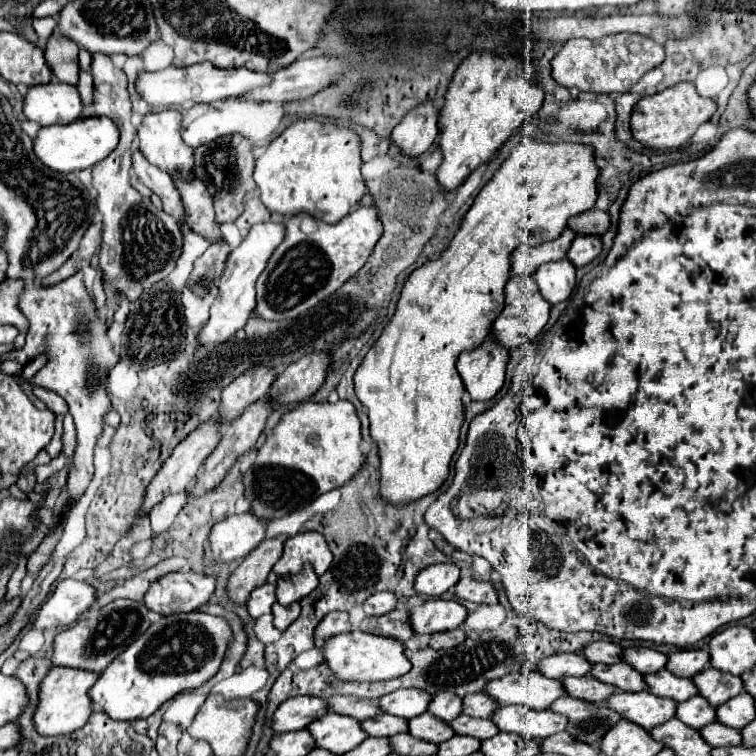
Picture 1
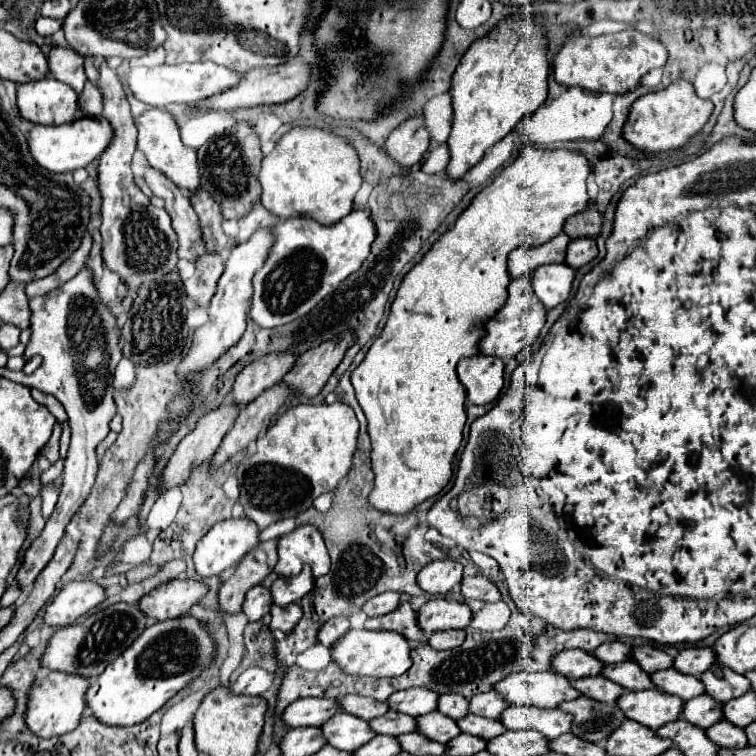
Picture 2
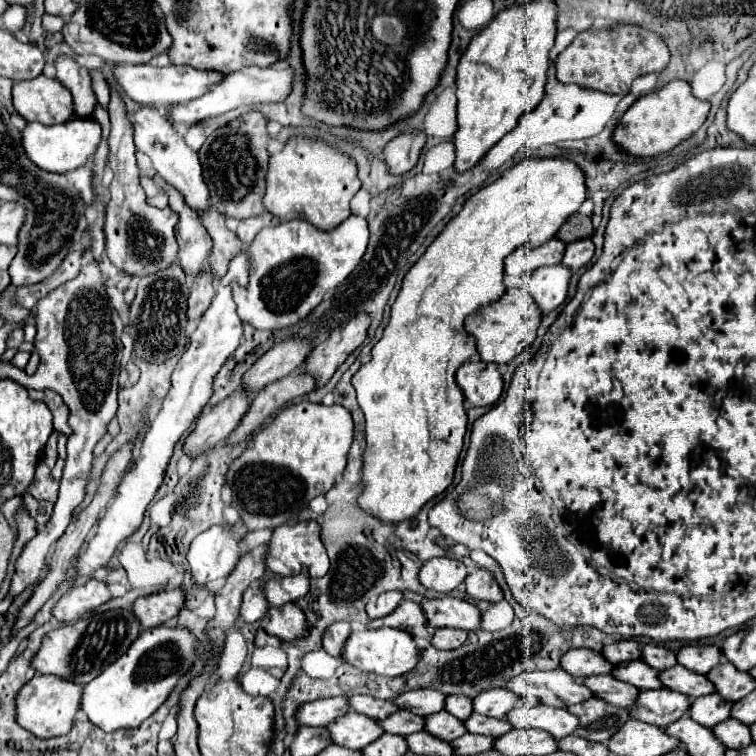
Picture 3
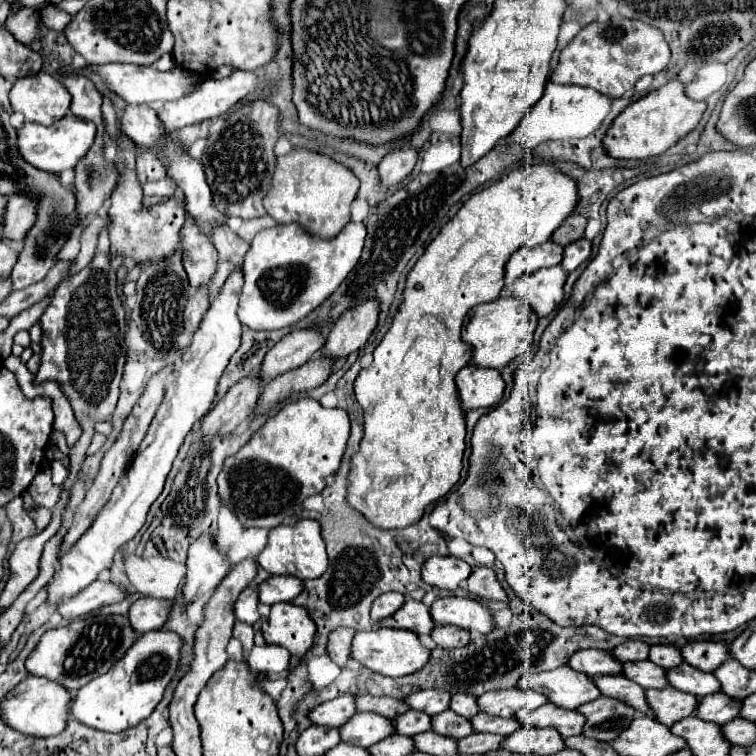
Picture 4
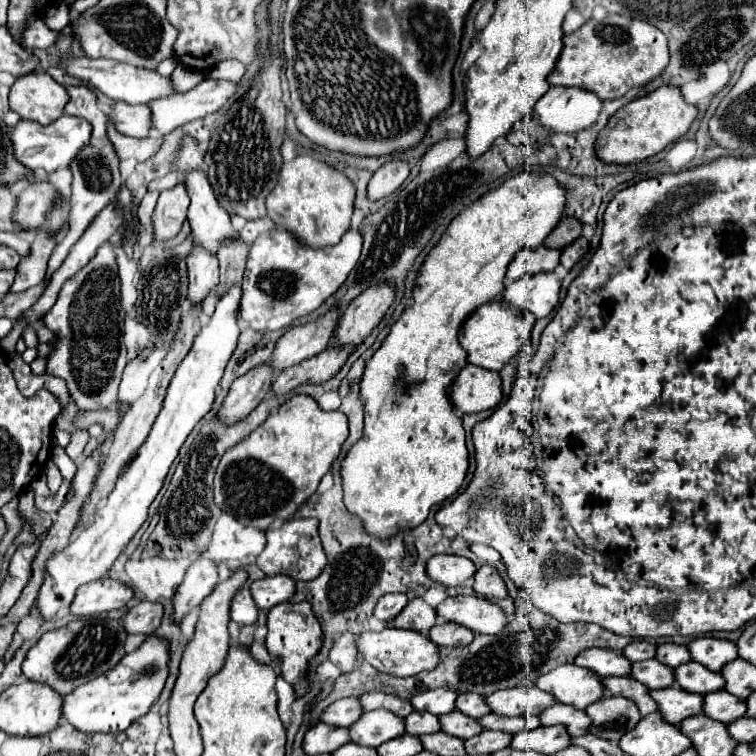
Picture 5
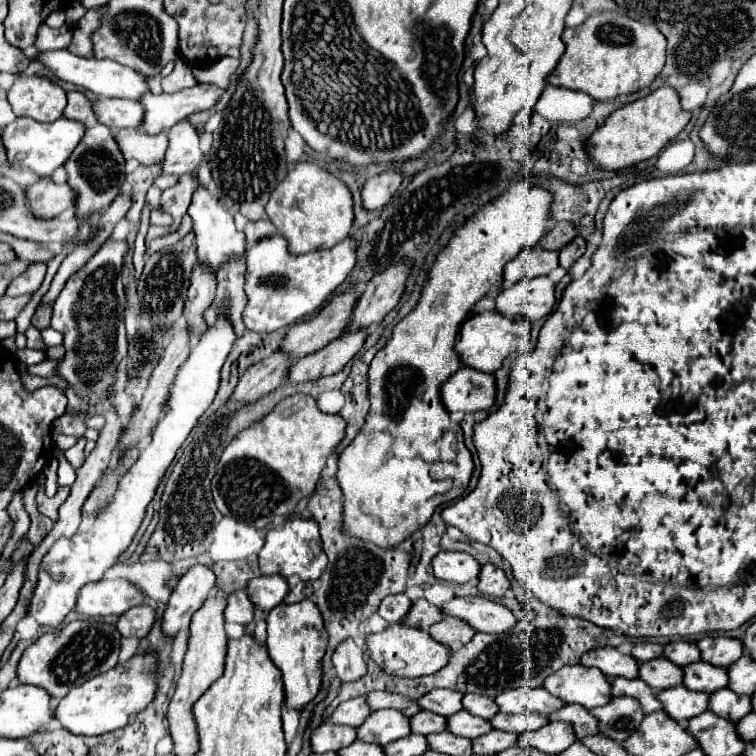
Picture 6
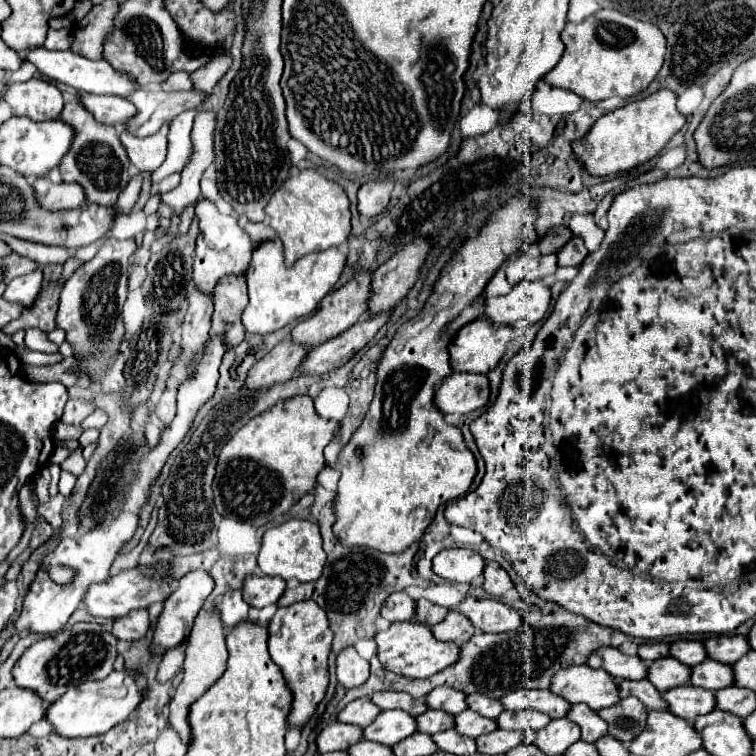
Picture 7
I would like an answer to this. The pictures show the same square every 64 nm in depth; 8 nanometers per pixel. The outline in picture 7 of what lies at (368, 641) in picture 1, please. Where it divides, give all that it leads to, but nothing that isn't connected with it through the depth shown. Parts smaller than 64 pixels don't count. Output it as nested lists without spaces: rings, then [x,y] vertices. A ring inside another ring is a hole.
[[[394,622],[390,628],[376,634],[378,644],[378,660],[382,666],[390,672],[396,672],[406,678],[430,678],[428,674],[438,674],[444,668],[456,664],[460,660],[460,646],[454,642],[440,642],[432,636],[432,630],[428,626],[412,622]]]

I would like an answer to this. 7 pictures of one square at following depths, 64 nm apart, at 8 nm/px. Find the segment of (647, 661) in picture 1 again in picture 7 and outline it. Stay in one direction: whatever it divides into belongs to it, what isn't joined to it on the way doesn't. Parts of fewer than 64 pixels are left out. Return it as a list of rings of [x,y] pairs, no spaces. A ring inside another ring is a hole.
[[[676,640],[670,644],[670,656],[678,658],[686,666],[696,666],[706,660],[706,648],[700,640]]]

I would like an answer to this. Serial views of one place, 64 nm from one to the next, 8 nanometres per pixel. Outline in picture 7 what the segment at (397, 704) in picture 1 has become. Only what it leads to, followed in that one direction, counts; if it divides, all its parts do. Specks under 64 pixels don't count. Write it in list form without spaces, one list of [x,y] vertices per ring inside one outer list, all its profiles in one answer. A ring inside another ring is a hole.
[[[448,686],[434,688],[426,696],[426,704],[434,710],[446,710],[448,714],[460,714],[462,710],[468,708],[466,694],[462,694],[462,690],[454,690],[454,688],[448,688]]]

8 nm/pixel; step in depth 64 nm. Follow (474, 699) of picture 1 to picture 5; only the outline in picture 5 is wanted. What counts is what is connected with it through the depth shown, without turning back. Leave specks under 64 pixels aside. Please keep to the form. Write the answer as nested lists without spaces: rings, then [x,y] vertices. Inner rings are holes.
[[[534,686],[498,690],[498,694],[492,694],[486,700],[488,700],[492,712],[502,714],[502,716],[520,716],[520,714],[538,716],[546,708],[556,704],[556,698],[550,692],[538,690]]]

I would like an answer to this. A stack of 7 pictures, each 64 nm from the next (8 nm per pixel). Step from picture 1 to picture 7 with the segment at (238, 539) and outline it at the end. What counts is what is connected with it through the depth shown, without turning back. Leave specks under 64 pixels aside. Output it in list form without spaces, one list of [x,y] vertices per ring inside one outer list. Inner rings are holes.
[[[202,570],[188,572],[186,576],[182,576],[178,580],[178,590],[172,592],[170,598],[164,602],[164,610],[162,610],[162,614],[158,618],[156,628],[154,628],[154,638],[150,642],[150,654],[152,656],[162,656],[170,648],[174,648],[174,646],[178,646],[178,644],[182,644],[186,640],[186,636],[192,630],[194,620],[196,620],[198,612],[202,610],[204,600],[208,598],[208,594],[212,592],[212,588],[214,588],[212,578],[206,572],[202,572]]]

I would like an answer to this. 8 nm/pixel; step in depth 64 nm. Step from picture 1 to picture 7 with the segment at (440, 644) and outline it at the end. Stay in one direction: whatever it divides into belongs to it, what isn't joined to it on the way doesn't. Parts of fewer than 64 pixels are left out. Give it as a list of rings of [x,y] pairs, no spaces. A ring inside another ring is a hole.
[[[450,610],[438,626],[432,626],[432,634],[442,642],[456,642],[462,646],[474,636],[474,626],[464,614]]]

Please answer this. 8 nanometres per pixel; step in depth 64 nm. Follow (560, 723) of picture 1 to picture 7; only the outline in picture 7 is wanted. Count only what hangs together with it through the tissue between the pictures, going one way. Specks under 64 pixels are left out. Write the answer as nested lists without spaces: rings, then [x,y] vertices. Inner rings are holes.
[[[574,704],[568,718],[582,728],[582,740],[596,742],[608,732],[608,724],[586,704]]]

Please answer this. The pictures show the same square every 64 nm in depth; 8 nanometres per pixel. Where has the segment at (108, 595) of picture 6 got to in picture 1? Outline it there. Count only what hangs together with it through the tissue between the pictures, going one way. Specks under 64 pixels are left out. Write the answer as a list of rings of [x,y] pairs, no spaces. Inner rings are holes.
[[[62,580],[56,590],[38,610],[34,628],[58,628],[70,626],[78,620],[82,612],[86,612],[96,602],[96,588],[88,582],[78,580]]]

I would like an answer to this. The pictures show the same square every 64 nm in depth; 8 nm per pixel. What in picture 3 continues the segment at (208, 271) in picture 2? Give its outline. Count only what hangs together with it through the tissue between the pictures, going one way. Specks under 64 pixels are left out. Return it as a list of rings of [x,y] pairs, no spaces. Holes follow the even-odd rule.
[[[210,272],[202,274],[202,278],[194,278],[190,298],[188,298],[188,312],[186,312],[188,320],[200,318],[206,312],[206,308],[210,306],[212,296],[214,296],[214,280]]]

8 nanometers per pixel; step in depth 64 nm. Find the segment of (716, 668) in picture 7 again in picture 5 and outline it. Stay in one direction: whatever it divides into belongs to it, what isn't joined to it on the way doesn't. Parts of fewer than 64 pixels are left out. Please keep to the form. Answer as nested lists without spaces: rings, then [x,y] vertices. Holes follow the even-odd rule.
[[[698,662],[682,664],[674,670],[674,674],[676,674],[676,682],[684,690],[696,692],[696,694],[702,694],[702,696],[724,688],[724,678],[720,676],[720,672],[712,672],[706,666],[700,666]]]

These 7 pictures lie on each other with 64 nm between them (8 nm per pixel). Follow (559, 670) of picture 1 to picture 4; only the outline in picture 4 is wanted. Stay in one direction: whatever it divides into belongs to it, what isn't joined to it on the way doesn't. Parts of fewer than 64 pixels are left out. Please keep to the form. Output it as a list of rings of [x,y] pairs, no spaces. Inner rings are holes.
[[[578,650],[570,656],[570,668],[588,674],[590,678],[600,678],[604,674],[622,674],[622,662],[618,662],[610,652],[602,650]]]

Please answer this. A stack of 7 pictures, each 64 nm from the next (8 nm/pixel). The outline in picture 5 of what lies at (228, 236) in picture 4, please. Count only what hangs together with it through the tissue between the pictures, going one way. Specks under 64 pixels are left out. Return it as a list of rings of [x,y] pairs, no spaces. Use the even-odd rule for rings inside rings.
[[[240,240],[238,242],[226,242],[226,246],[222,246],[222,250],[218,252],[218,260],[220,260],[220,284],[214,288],[214,294],[210,294],[210,298],[206,298],[206,302],[202,304],[202,314],[206,318],[210,318],[214,314],[214,308],[216,308],[218,300],[232,286],[240,286],[242,284],[246,256],[248,256],[248,248]]]

